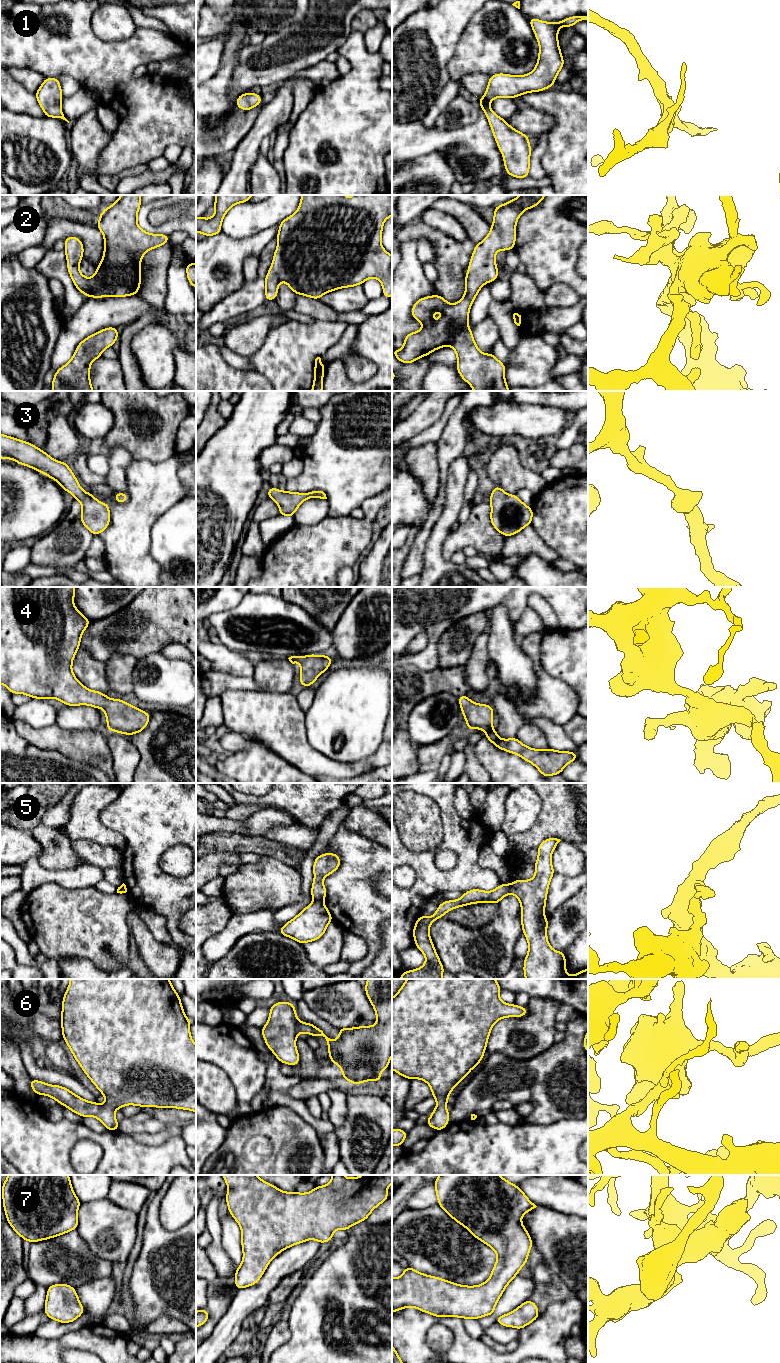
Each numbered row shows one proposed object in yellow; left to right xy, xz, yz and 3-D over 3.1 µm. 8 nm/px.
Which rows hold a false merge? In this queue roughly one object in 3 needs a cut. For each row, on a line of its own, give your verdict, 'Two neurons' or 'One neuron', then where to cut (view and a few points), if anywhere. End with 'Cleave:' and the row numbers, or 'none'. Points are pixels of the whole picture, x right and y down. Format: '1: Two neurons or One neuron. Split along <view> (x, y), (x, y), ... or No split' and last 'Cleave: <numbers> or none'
1: One neuron. No split
2: One neuron. No split
3: One neuron. No split
4: One neuron. No split
5: Two neurons. Split along yz (508, 885), (510, 892)
6: One neuron. No split
7: One neuron. No split
Cleave: 5

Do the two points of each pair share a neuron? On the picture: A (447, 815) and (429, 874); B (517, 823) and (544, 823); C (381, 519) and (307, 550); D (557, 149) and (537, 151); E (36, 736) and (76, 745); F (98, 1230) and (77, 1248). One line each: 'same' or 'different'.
A: same
B: different
C: different
D: different
E: same
F: different

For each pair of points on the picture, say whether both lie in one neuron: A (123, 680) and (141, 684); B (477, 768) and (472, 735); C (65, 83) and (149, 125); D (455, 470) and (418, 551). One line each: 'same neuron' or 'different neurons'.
A: different neurons
B: same neuron
C: different neurons
D: different neurons

